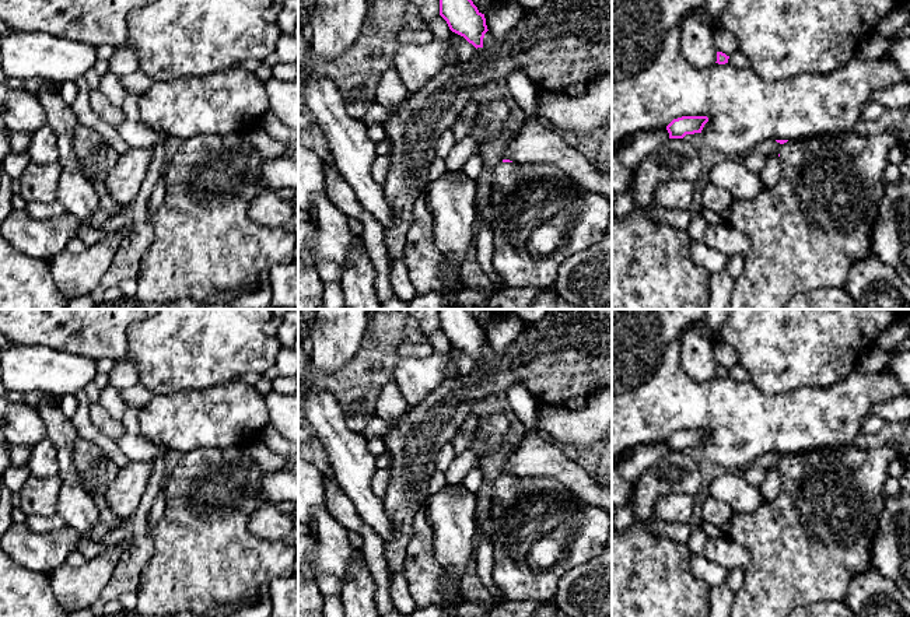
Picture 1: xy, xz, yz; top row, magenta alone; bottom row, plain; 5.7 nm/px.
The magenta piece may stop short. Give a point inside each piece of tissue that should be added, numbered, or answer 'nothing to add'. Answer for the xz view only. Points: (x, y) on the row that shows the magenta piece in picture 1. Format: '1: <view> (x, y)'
1: xz (541, 217)

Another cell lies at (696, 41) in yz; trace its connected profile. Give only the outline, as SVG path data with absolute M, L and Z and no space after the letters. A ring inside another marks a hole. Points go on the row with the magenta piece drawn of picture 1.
M693 15L680 22L679 48L685 59L696 69L708 69L717 62L714 28Z

